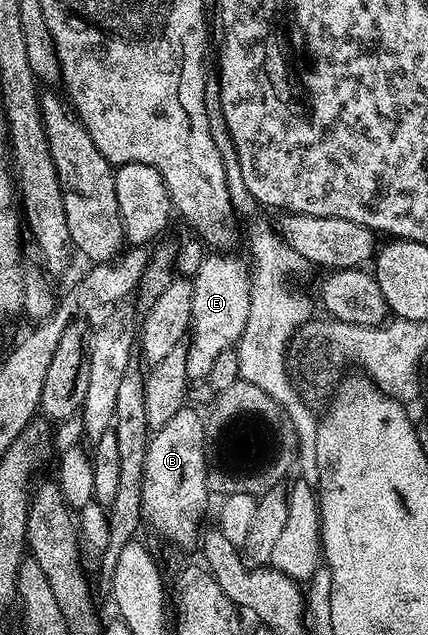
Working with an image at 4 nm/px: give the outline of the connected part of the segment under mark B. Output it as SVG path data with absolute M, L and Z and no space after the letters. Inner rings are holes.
M195 407L178 410L164 426L151 433L142 474L142 516L164 540L180 548L197 547L201 539L200 519L208 508L210 489L204 450L205 417Z

